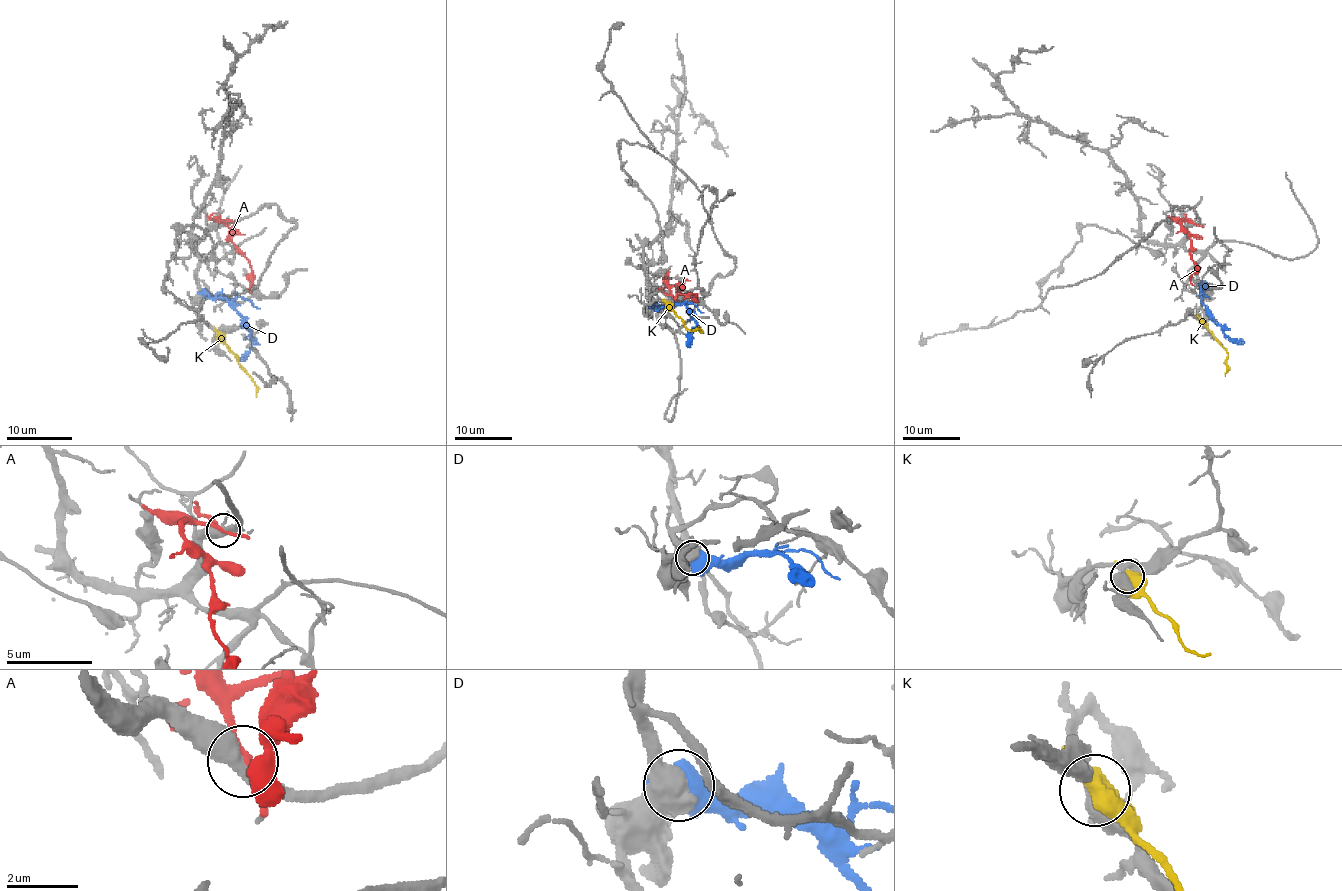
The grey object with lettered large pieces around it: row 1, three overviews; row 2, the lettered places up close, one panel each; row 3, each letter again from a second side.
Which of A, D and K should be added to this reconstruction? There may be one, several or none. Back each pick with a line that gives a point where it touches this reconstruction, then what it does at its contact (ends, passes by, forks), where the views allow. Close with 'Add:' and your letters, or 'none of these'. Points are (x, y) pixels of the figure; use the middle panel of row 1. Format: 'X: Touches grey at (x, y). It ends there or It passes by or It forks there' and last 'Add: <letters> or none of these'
Add: none of these

